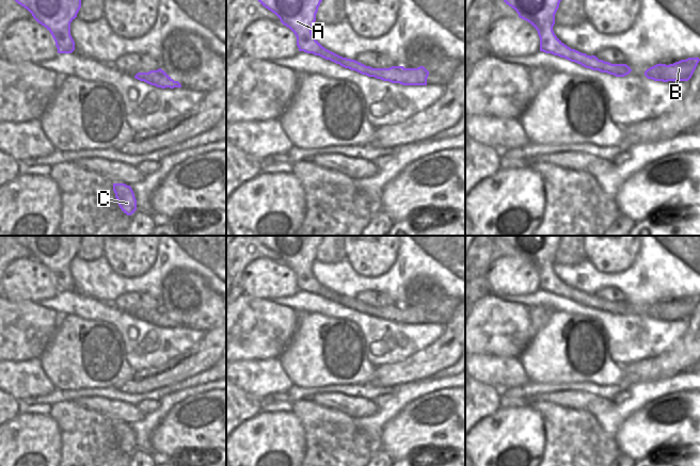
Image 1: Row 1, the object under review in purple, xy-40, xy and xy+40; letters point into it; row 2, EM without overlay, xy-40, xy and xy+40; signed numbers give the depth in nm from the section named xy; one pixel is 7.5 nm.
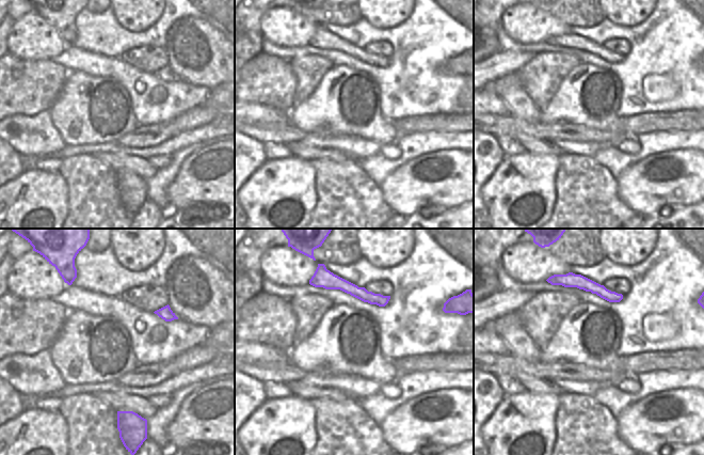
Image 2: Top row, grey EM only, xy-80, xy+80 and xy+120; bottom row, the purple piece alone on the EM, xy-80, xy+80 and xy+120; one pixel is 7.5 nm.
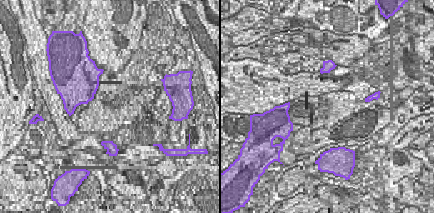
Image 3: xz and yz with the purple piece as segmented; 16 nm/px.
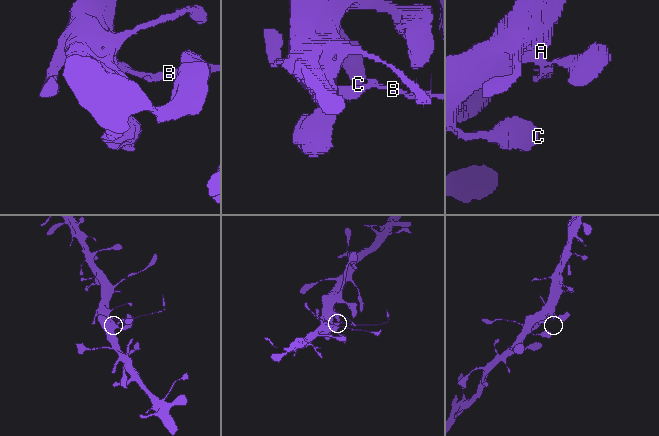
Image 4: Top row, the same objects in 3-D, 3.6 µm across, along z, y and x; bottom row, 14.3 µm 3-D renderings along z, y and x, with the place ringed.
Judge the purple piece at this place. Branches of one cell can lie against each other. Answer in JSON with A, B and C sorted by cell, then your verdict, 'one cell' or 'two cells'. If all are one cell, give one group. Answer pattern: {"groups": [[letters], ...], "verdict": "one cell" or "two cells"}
{"groups": [["A", "C"], ["B"]], "verdict": "two cells"}

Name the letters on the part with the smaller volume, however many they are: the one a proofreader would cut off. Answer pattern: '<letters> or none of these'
B

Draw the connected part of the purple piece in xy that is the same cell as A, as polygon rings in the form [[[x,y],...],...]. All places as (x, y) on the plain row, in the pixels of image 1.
[[[255,236],[256,239],[266,247],[274,252],[281,261],[289,267],[297,276],[297,285],[299,290],[313,292],[325,299],[330,299],[336,303],[340,303],[343,296],[328,288],[325,288],[313,274],[312,266],[316,260],[316,253],[322,240],[322,236]]]

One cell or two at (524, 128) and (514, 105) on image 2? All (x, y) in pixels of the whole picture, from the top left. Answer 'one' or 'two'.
two

